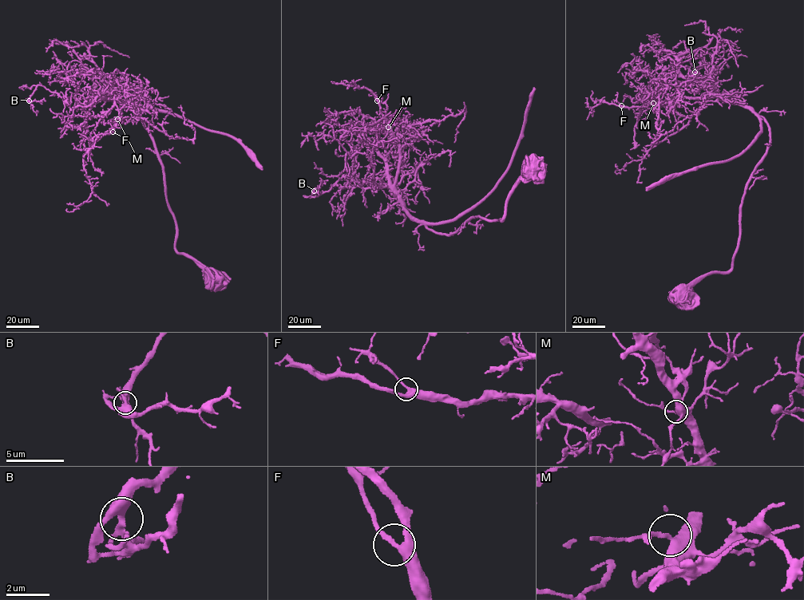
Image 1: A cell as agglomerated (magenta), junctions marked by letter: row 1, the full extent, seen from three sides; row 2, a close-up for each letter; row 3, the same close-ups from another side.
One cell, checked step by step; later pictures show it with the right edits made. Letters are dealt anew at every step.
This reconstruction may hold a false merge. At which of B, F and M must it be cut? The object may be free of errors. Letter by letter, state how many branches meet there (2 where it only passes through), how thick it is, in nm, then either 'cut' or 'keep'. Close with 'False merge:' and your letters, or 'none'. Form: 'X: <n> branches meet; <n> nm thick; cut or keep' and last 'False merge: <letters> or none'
B: 3 branches meet; 320 nm thick; cut
F: 3 branches meet; 320 nm thick; keep
M: 3 branches meet; 360 nm thick; keep
False merge: B

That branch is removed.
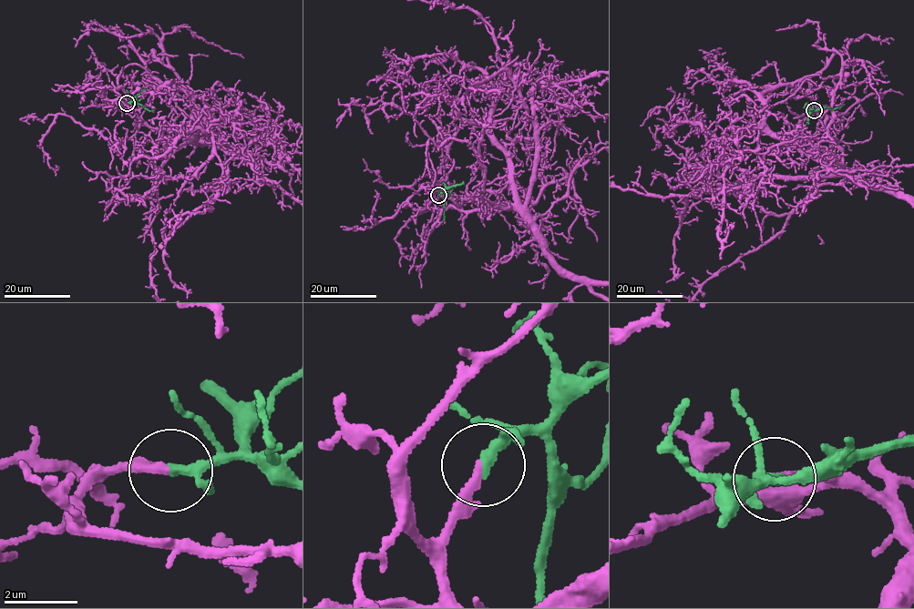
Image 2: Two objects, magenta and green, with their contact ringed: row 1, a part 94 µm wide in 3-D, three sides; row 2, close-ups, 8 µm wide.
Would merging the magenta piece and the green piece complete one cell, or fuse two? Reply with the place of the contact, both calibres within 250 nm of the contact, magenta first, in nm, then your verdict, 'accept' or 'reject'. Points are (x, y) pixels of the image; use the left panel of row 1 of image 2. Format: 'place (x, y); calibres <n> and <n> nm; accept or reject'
place (127, 103); calibres 280 and 240 nm; accept

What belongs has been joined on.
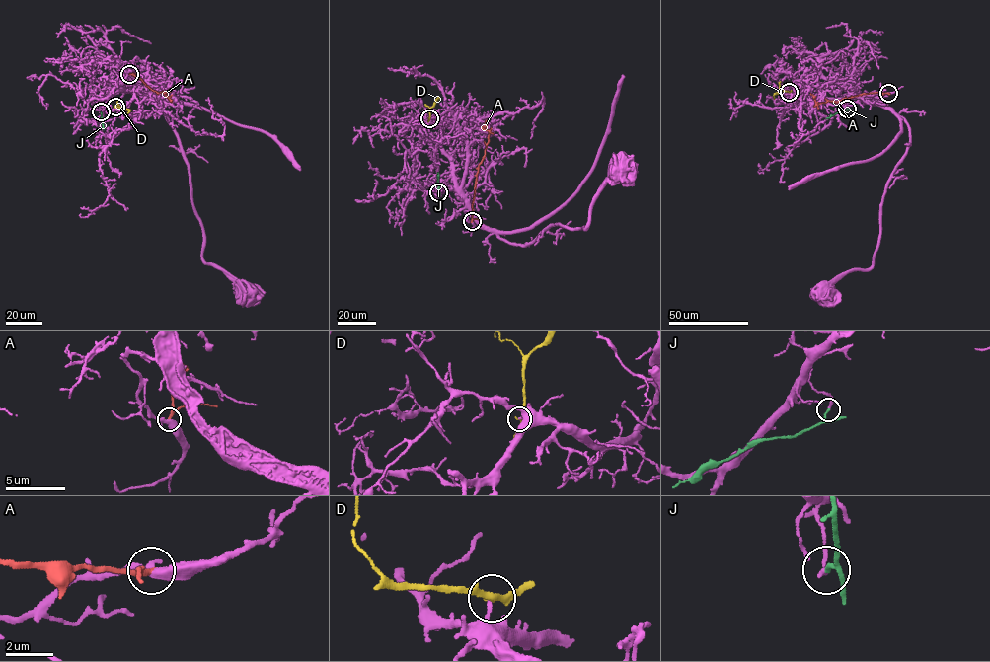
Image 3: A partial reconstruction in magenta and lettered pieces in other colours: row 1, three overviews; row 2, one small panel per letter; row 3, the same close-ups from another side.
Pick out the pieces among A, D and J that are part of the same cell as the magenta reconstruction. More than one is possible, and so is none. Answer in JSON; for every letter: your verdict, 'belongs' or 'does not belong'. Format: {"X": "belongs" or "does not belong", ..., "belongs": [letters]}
{"A": "does not belong", "D": "does not belong", "J": "does not belong", "belongs": []}

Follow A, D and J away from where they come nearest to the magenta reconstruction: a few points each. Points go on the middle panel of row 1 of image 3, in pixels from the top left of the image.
A: (471, 221), (478, 166), (489, 141), (489, 131), (482, 127), (486, 125), (486, 120)
D: (428, 118), (430, 109), (435, 101)
J: (438, 192), (437, 172)

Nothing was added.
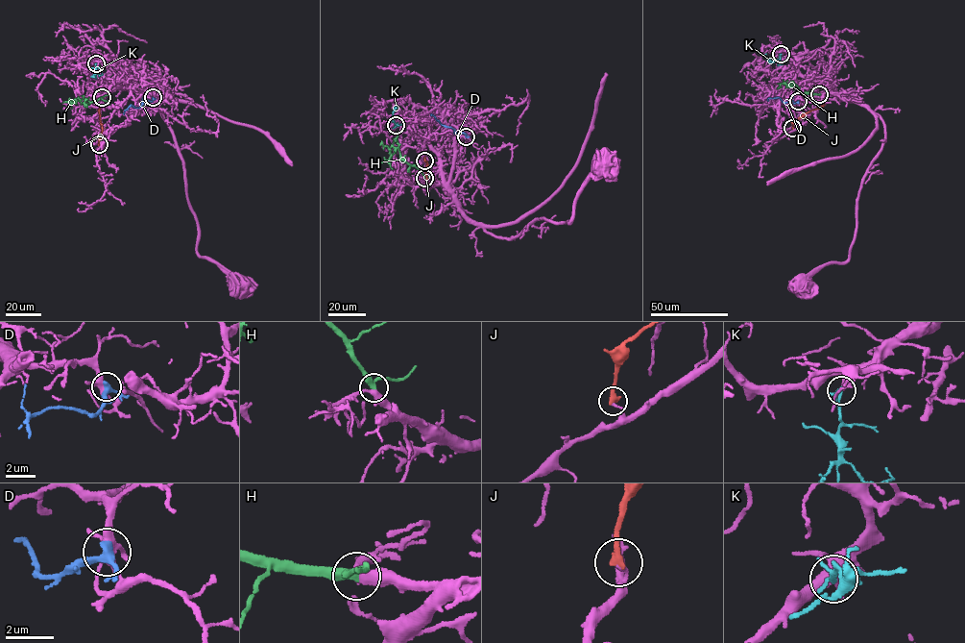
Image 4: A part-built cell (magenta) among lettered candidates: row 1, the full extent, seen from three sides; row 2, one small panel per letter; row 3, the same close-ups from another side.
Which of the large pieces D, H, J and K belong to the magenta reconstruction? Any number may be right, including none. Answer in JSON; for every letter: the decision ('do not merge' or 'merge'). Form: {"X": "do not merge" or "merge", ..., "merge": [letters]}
{"D": "do not merge", "H": "merge", "J": "do not merge", "K": "merge", "merge": ["H", "K"]}

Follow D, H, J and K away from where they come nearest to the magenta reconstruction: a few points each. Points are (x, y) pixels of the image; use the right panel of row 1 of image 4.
D: (798, 101), (784, 103), (778, 97), (768, 101)
H: (819, 94), (799, 92), (787, 86), (791, 85), (777, 84)
J: (792, 128), (793, 122), (824, 104)
K: (781, 54), (779, 60), (771, 61), (766, 54)

